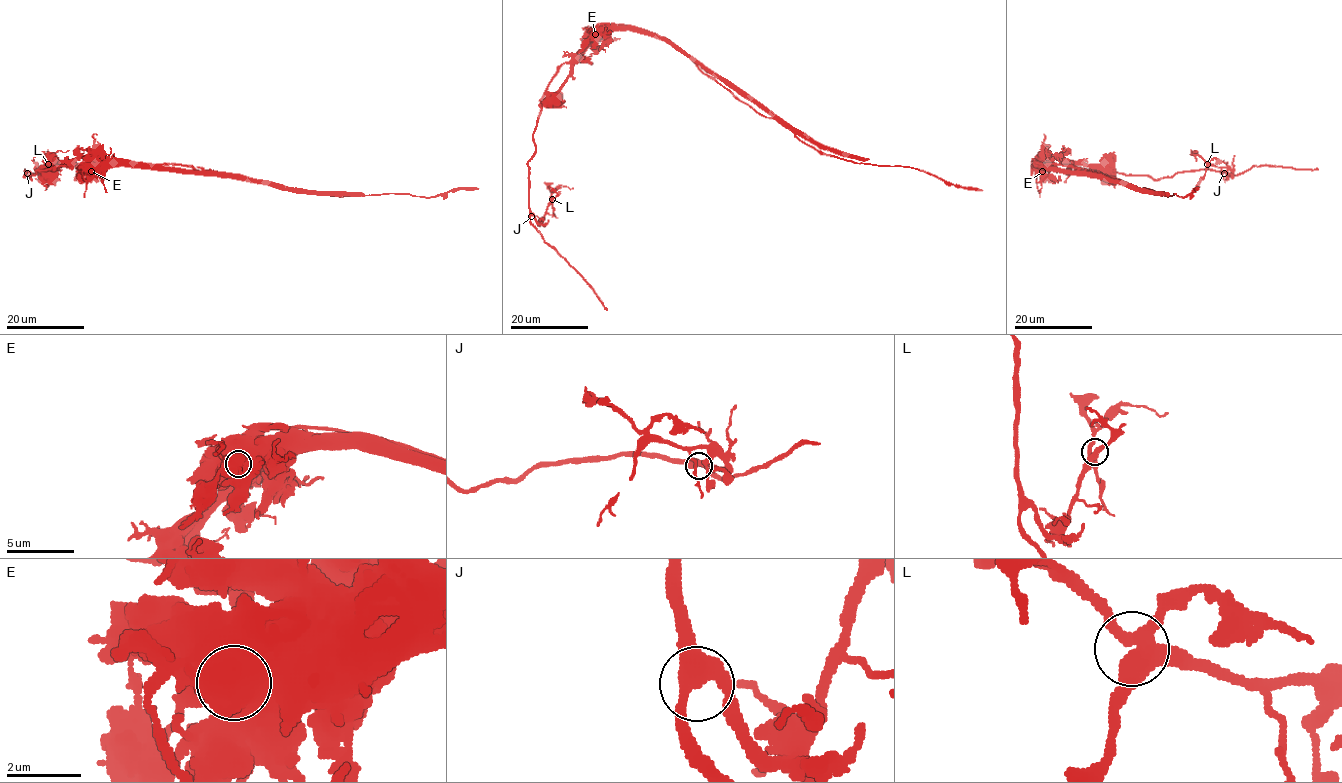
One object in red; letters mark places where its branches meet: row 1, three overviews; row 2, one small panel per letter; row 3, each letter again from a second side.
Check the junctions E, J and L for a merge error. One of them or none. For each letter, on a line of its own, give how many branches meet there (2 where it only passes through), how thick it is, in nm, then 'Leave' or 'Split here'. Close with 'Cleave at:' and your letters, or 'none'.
E: Branches: 1. Thickness 1250 nm. Split here
J: Branches: 3. Thickness 440 nm. Leave
L: Branches: 4. Thickness 440 nm. Leave
Cleave at: E

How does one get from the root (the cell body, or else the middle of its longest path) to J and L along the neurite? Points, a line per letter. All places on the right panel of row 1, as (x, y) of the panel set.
J: (1040, 167), (1053, 158), (1066, 158), (1095, 164), (1101, 170), (1151, 176), (1155, 179), (1200, 170), (1224, 173)
L: (1040, 167), (1053, 158), (1066, 158), (1155, 179), (1200, 170), (1232, 173), (1207, 164)

